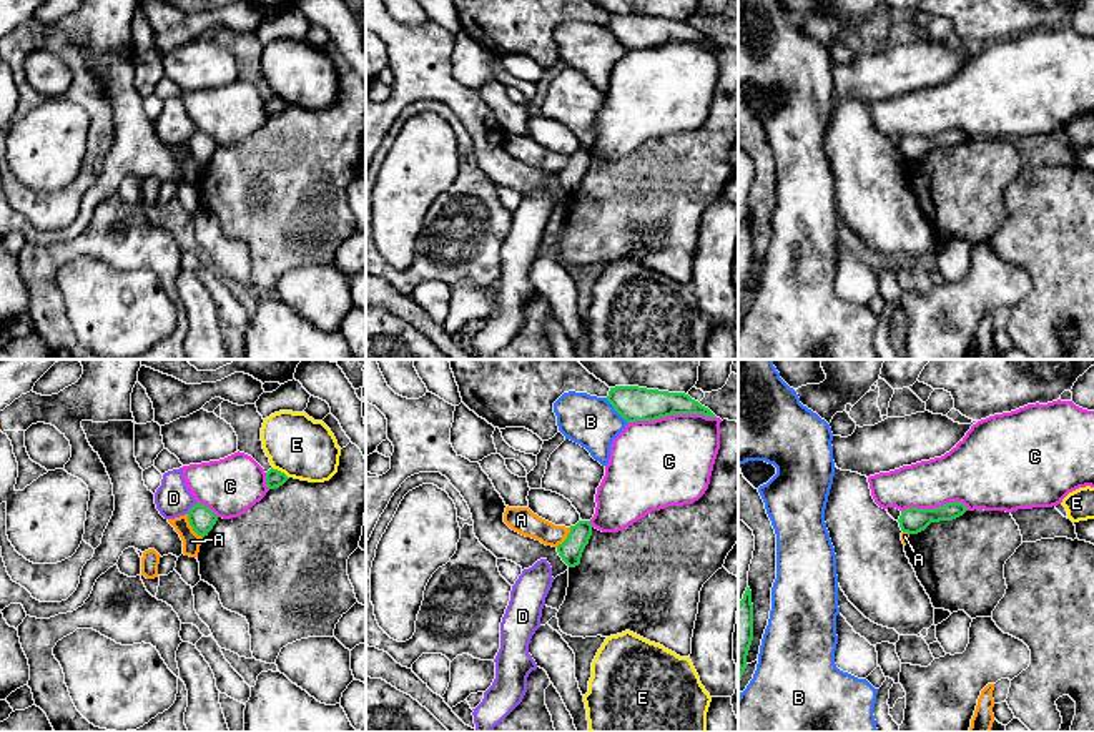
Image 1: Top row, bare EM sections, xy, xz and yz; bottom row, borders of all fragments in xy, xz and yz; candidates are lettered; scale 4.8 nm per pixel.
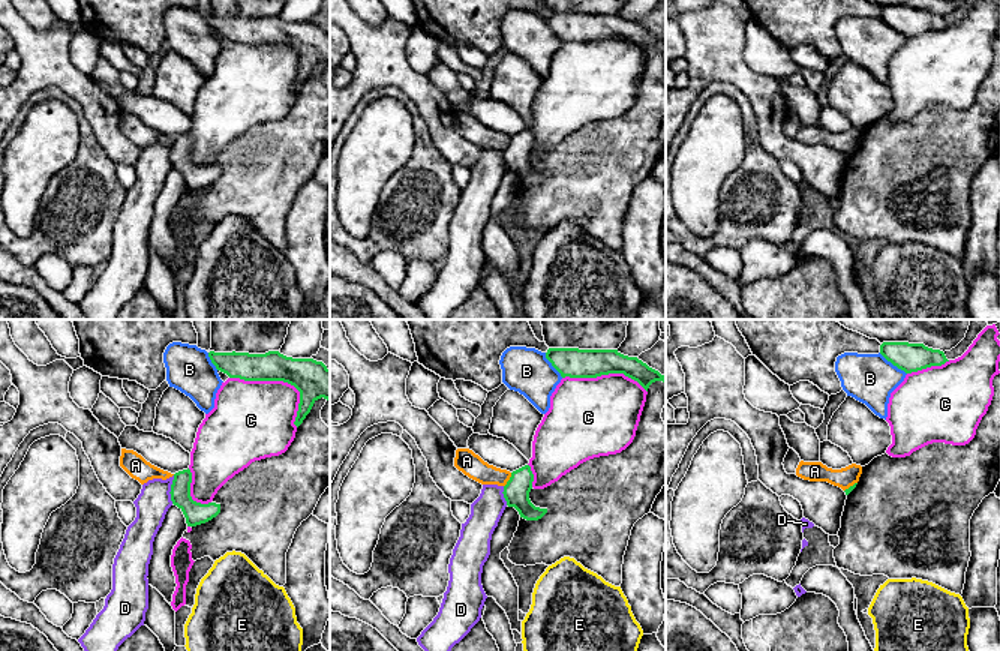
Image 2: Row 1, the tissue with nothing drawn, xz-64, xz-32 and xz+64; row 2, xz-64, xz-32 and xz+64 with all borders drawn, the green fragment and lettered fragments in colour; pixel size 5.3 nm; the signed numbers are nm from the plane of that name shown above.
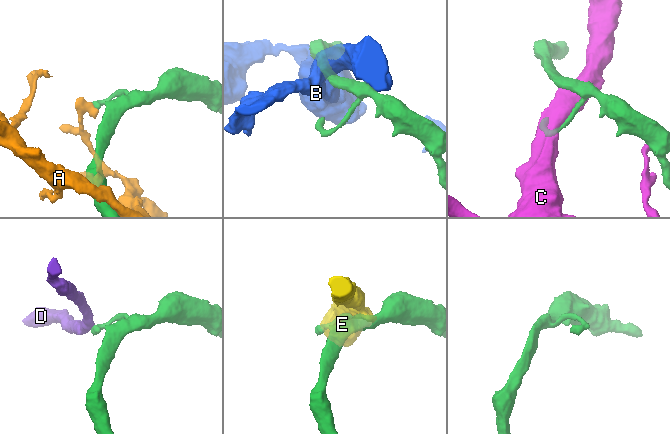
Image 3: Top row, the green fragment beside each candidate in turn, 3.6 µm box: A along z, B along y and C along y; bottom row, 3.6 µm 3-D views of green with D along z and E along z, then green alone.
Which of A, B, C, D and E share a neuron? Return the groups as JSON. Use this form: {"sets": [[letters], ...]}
{"sets": [["A"], ["B"], ["C"], ["D"], ["E"]]}

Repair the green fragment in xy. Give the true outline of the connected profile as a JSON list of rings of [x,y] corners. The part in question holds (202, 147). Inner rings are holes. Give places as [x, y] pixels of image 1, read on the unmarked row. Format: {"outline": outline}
{"outline": [[[196,130],[188,140],[188,148],[193,158],[205,165],[216,151],[218,143],[205,131]]]}

